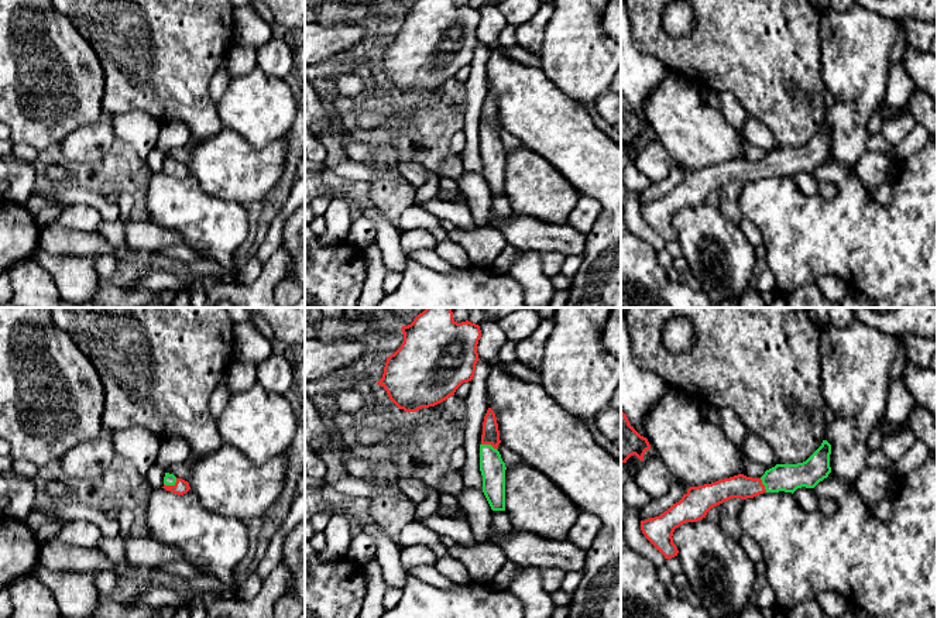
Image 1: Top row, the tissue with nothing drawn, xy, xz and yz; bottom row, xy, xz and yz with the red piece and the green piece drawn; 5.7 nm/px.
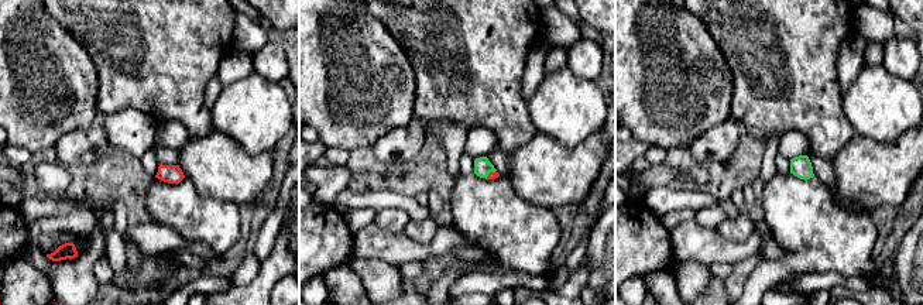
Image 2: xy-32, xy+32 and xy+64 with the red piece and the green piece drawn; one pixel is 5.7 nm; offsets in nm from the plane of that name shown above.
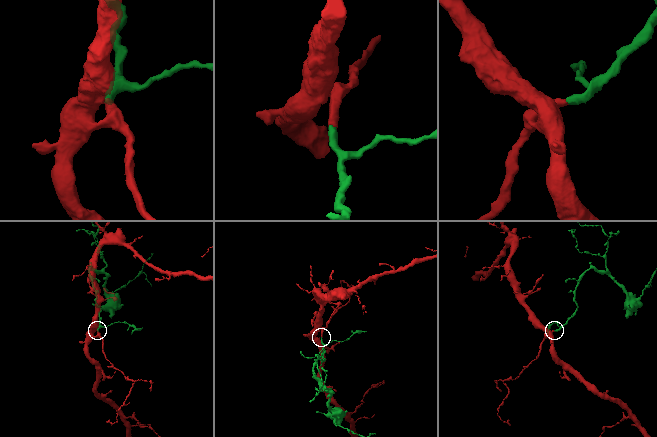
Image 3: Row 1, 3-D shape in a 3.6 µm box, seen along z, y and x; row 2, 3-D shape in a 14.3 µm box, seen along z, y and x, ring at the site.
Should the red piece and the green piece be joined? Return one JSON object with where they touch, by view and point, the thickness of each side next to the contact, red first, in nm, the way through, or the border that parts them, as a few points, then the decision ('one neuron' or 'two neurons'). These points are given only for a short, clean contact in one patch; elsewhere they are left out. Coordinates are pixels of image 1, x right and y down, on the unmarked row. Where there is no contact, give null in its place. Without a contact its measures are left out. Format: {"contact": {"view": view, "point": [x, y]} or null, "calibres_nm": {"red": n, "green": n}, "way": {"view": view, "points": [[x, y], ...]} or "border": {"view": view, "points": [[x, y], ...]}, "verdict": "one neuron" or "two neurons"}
{"contact": {"view": "xy", "point": [171, 170]}, "calibres_nm": {"red": 90, "green": 60}, "way": {"view": "xy", "points": [[181, 171], [171, 170], [170, 162]]}, "verdict": "one neuron"}

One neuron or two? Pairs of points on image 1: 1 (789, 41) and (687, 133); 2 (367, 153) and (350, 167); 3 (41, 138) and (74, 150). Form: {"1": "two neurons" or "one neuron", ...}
{"1": "two neurons", "2": "two neurons", "3": "two neurons"}

